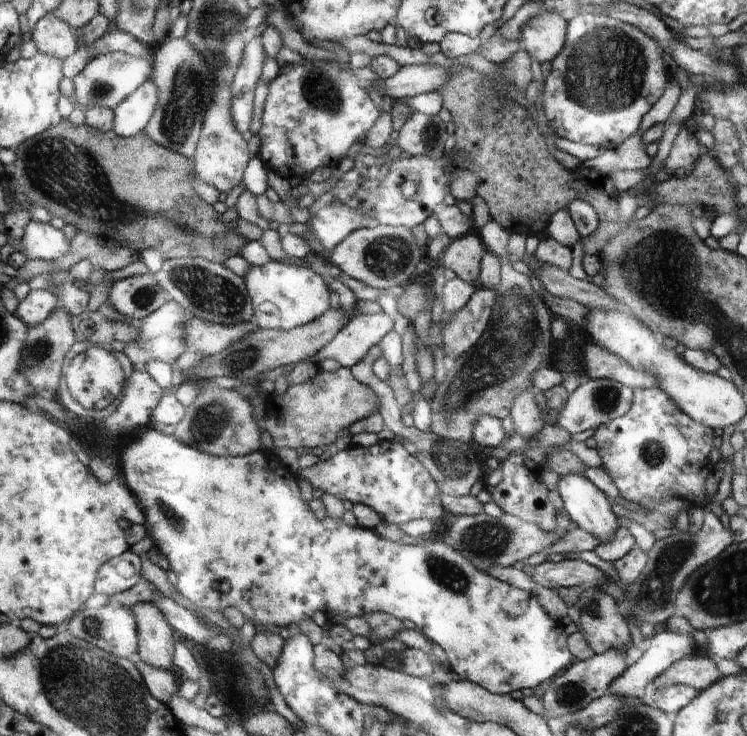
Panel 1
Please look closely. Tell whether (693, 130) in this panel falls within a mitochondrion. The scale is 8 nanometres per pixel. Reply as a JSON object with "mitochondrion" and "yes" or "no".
{"mitochondrion":"no"}

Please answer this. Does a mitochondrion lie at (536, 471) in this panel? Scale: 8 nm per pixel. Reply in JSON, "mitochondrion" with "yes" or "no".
{"mitochondrion":"no"}

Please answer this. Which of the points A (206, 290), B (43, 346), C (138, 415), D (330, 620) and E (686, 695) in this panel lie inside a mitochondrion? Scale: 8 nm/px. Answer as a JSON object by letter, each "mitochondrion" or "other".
{"A":"mitochondrion","B":"mitochondrion","C":"other","D":"other","E":"other"}

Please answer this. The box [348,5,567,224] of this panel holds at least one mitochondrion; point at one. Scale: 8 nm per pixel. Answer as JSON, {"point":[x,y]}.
{"point":[432,133]}

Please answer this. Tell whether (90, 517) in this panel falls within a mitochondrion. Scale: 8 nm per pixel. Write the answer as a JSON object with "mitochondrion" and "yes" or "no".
{"mitochondrion":"no"}

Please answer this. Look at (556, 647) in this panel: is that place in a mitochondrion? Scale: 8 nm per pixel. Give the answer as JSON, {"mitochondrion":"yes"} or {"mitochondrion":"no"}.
{"mitochondrion":"no"}

